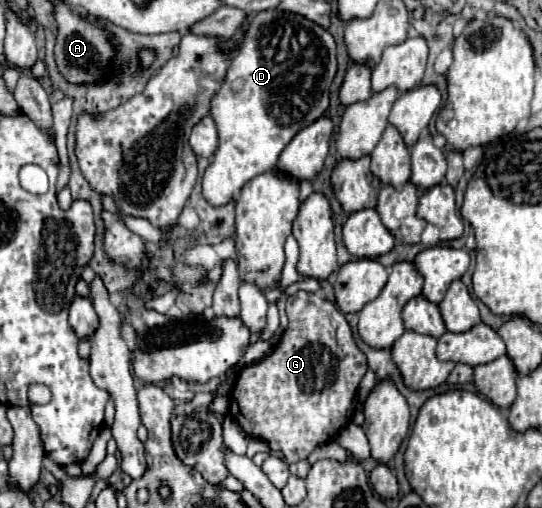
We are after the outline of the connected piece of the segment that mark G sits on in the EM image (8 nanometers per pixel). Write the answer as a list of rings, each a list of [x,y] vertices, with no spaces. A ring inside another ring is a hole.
[[[299,290],[287,298],[285,312],[289,324],[281,342],[271,354],[245,366],[237,376],[237,384],[233,386],[229,398],[229,414],[239,422],[247,436],[265,440],[273,452],[281,452],[291,464],[307,458],[319,444],[333,440],[339,430],[351,422],[353,400],[367,370],[367,358],[353,342],[353,334],[343,312],[333,302],[323,298],[323,294]]]

